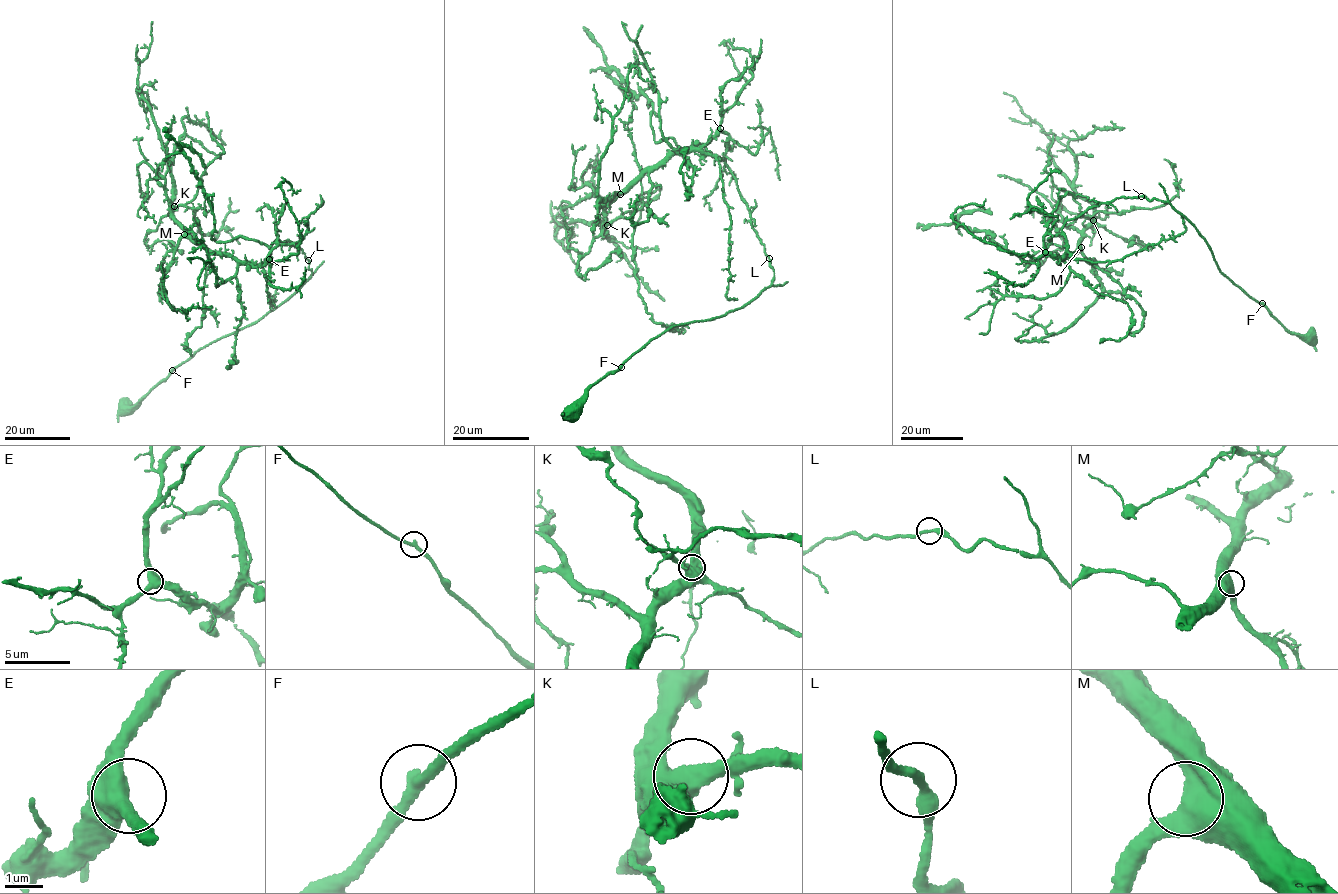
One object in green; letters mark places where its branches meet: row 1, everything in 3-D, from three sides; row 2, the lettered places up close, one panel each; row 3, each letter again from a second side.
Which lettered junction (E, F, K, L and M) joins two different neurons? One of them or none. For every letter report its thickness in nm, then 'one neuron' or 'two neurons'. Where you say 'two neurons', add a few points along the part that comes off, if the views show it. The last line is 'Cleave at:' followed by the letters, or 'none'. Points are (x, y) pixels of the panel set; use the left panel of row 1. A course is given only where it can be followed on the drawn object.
E: 550 nm thick; one neuron
F: 300 nm thick; one neuron
K: 550 nm thick; one neuron
L: 280 nm thick; one neuron
M: 600 nm thick; one neuron
Cleave at: none

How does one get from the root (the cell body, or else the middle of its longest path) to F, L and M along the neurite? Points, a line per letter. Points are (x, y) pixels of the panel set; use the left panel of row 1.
F: (126, 410), (124, 408), (138, 402), (172, 370)
L: (126, 410), (124, 408), (138, 402), (196, 351), (253, 324), (296, 292), (311, 275), (308, 260)
M: (126, 410), (311, 275), (290, 241), (276, 240), (264, 262), (250, 264), (184, 234)

